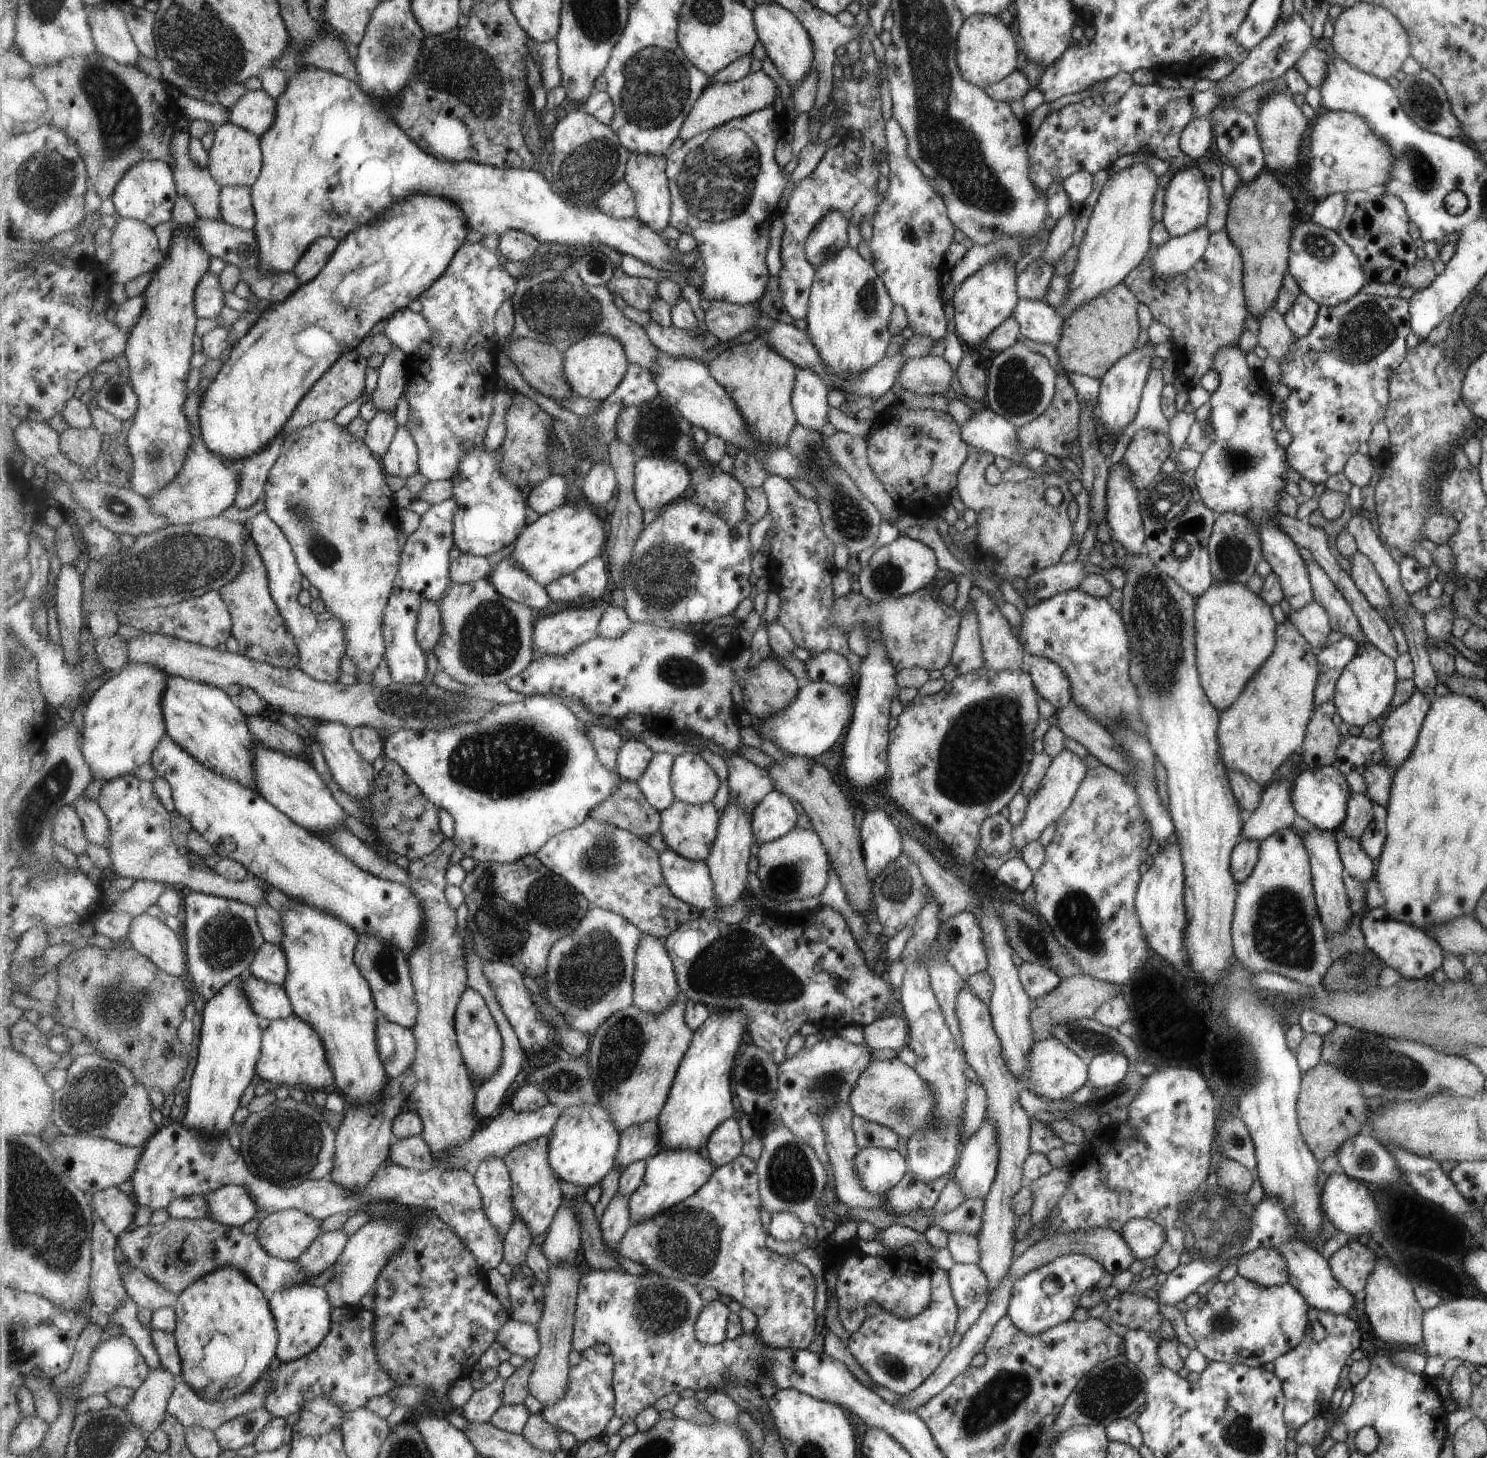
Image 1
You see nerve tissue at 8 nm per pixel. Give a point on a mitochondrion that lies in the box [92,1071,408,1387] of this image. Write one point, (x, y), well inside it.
(283, 1146)

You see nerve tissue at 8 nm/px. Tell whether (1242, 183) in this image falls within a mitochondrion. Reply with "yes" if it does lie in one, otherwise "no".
no

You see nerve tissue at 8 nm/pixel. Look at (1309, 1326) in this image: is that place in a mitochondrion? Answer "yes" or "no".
no

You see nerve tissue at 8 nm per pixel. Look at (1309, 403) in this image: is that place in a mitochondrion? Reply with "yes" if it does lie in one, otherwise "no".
no

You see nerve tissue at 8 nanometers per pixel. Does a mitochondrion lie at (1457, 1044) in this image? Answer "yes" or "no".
no

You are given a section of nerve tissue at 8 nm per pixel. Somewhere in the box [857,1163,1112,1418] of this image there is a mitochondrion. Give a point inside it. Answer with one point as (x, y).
(896, 1366)

